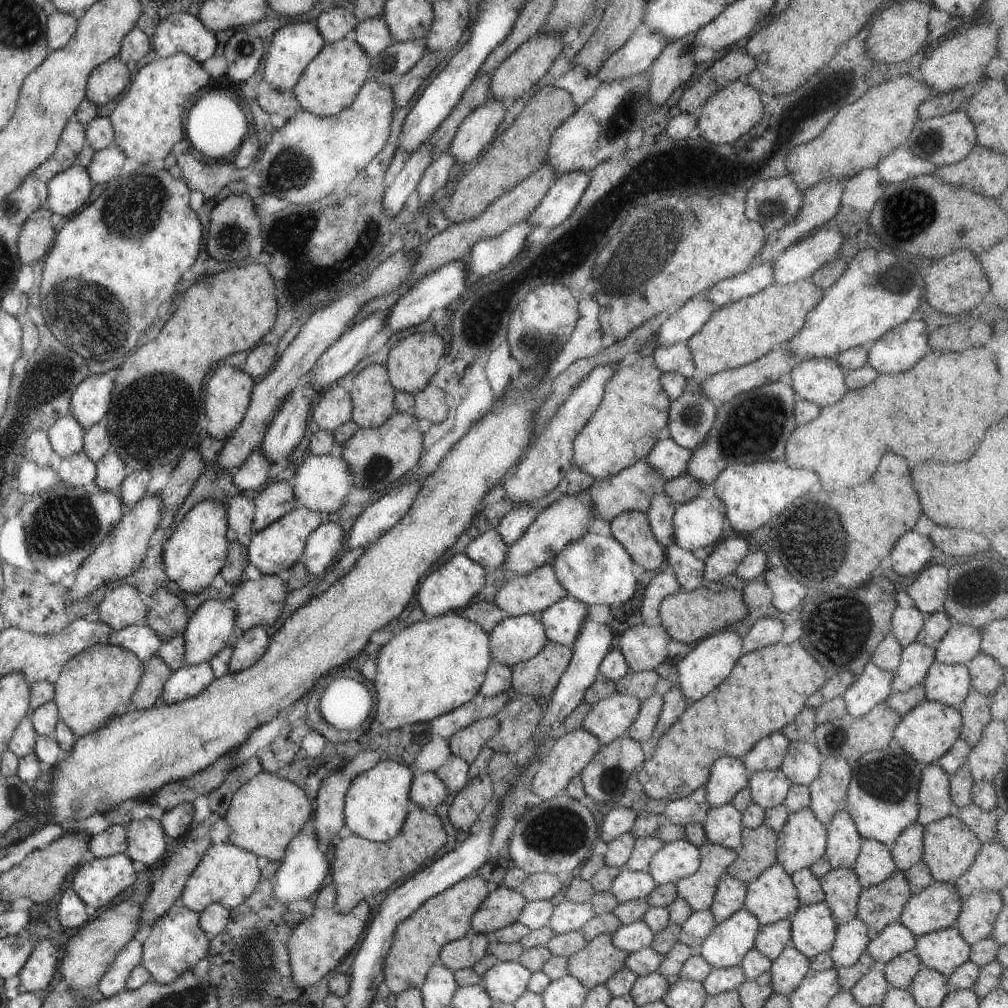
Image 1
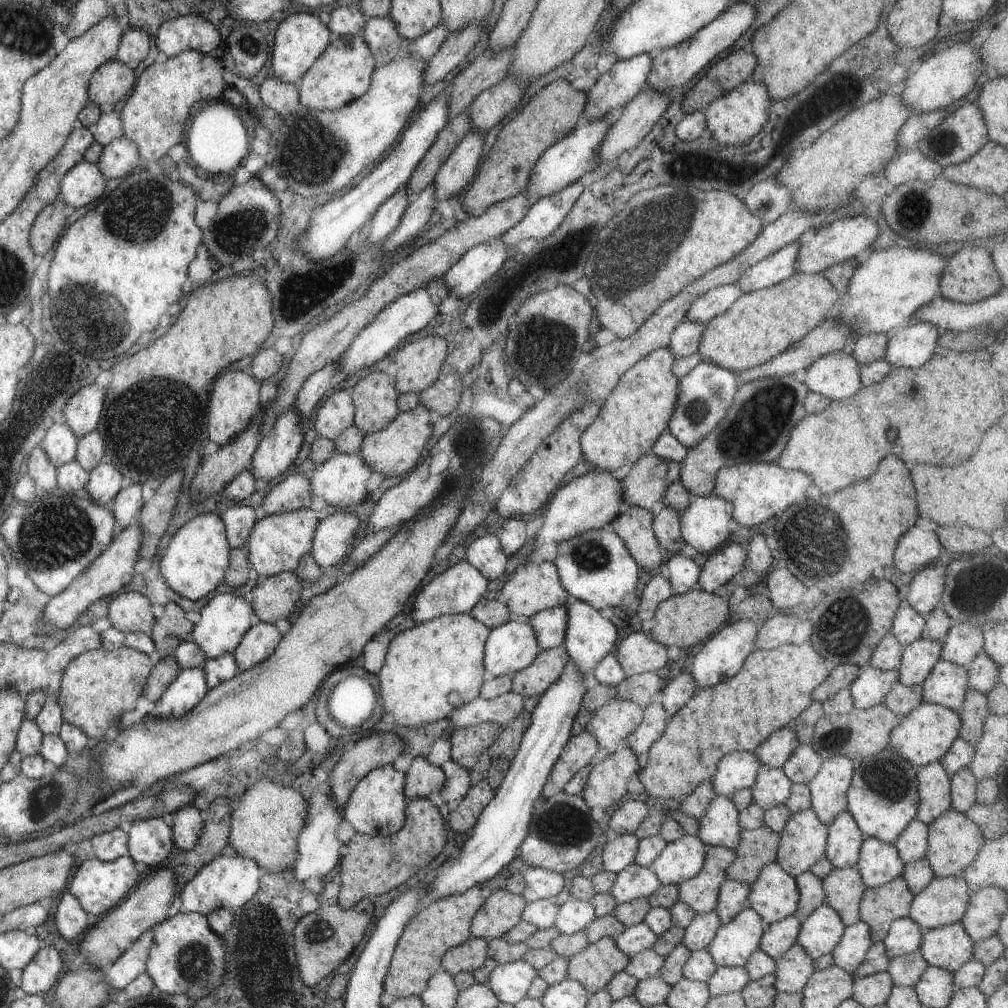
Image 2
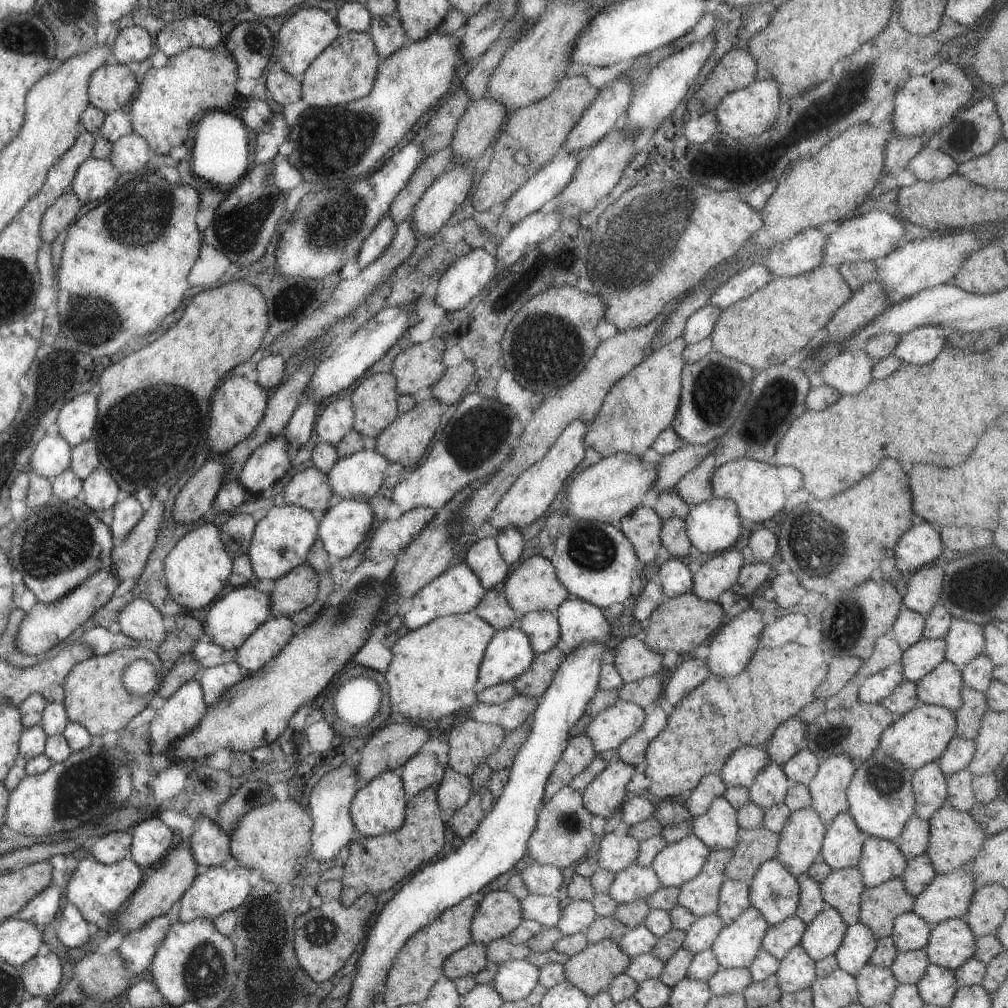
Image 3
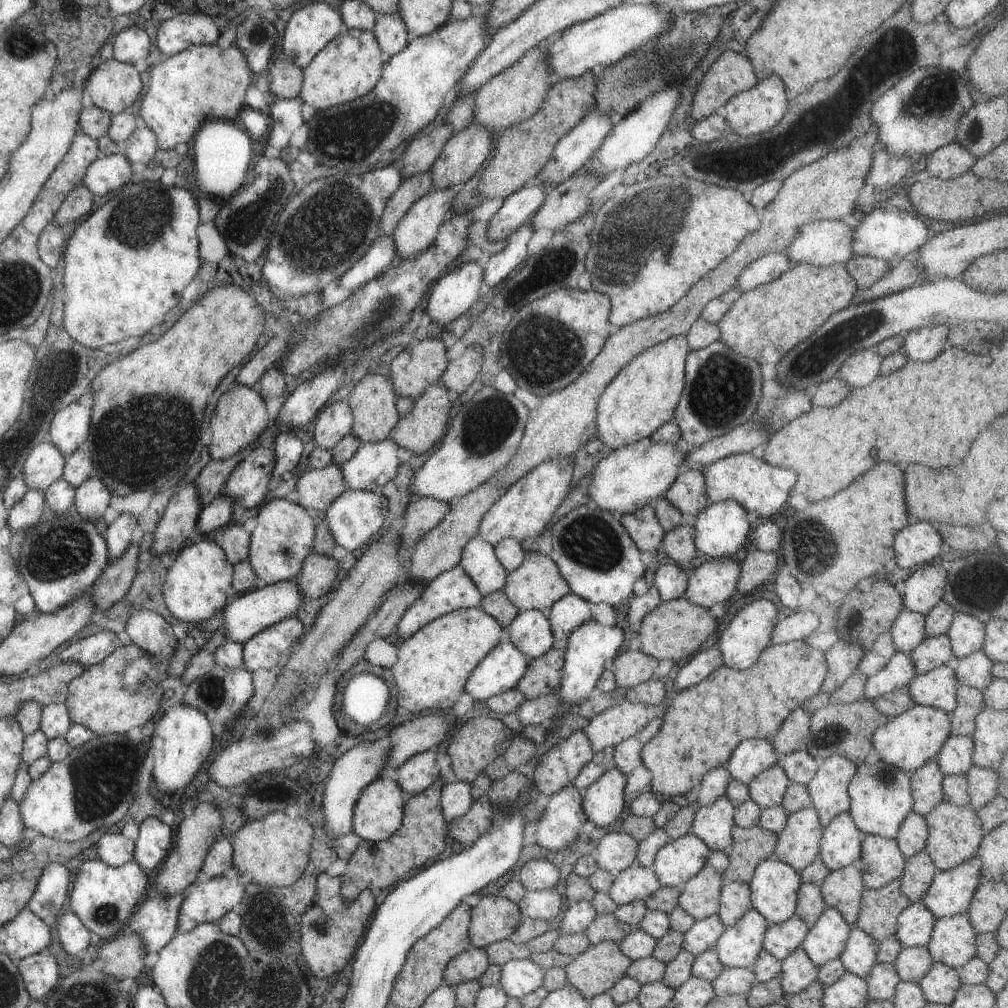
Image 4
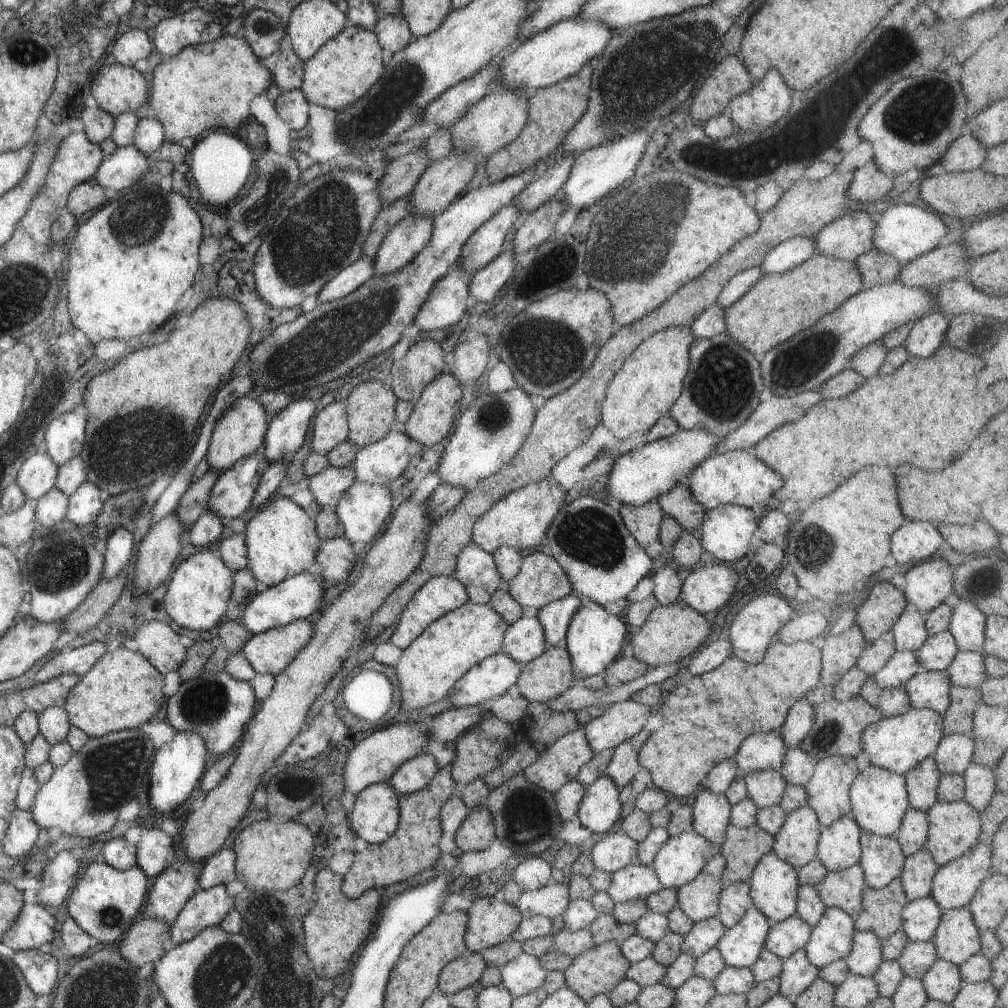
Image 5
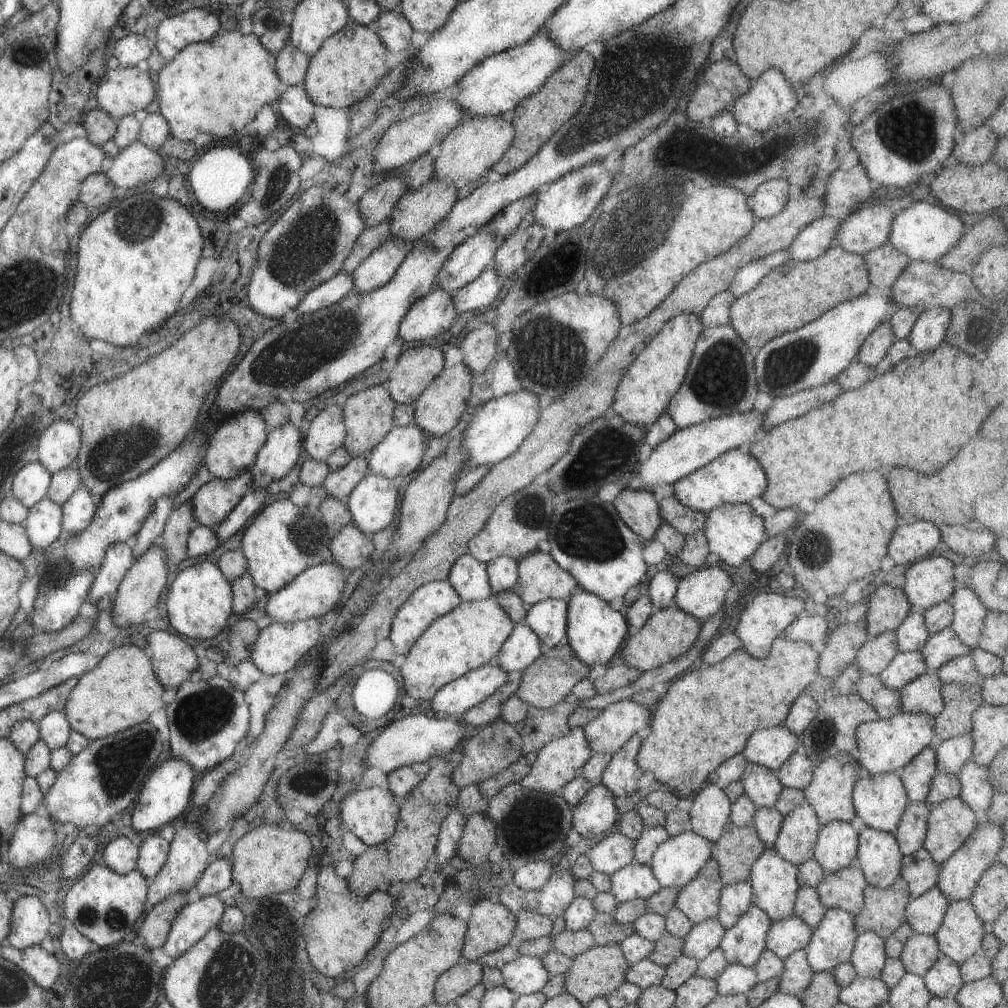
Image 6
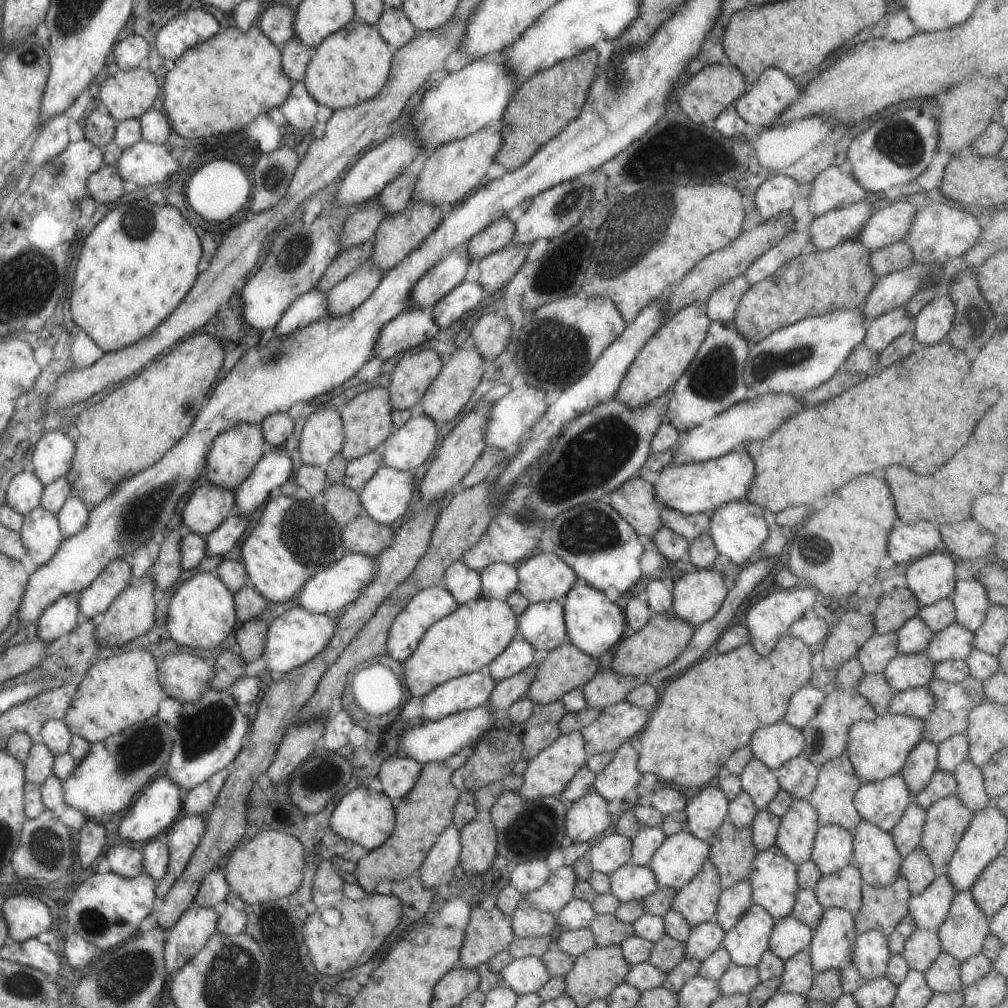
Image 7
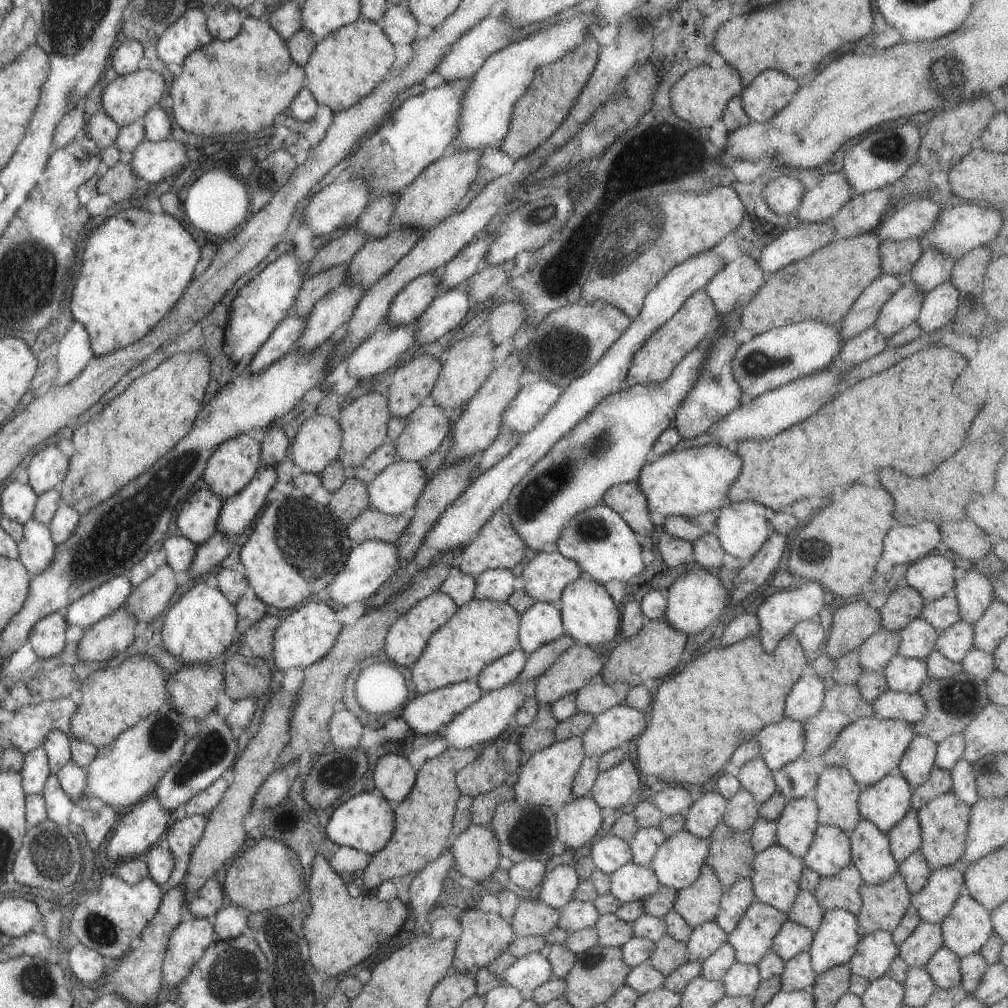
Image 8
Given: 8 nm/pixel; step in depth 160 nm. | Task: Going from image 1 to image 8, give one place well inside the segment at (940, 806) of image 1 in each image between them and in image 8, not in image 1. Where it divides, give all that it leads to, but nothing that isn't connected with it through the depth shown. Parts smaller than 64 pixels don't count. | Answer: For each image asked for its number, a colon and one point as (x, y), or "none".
2: (933, 784)
3: (928, 783)
4: (925, 783)
5: (921, 781)
6: (916, 776)
7: (920, 763)
8: (915, 763)

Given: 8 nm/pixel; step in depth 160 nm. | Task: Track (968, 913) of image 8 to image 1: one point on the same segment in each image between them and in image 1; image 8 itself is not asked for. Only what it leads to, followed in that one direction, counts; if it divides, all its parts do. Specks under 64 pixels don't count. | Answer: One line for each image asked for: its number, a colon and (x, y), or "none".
1: (943, 950)
2: (948, 947)
3: (950, 944)
4: (952, 941)
5: (956, 938)
6: (959, 936)
7: (961, 933)

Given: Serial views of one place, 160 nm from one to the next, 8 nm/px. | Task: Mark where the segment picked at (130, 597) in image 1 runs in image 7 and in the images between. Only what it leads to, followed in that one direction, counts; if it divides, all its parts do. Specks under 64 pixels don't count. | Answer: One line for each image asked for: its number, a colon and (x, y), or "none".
2: (128, 612)
3: (139, 620)
4: (148, 631)
5: (155, 640)
6: (172, 660)
7: (184, 677)

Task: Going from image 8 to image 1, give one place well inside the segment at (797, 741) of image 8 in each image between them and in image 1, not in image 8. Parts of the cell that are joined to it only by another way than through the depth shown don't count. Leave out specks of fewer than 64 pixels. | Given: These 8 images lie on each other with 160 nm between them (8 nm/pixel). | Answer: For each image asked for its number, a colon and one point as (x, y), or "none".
1: (728, 775)
2: (735, 771)
3: (740, 769)
4: (750, 757)
5: (760, 751)
6: (770, 747)
7: (773, 744)

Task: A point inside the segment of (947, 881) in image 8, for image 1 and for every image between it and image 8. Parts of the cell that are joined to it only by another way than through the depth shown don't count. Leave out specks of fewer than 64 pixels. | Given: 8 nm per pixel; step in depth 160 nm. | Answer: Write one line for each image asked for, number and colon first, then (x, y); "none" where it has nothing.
1: (894, 939)
2: (903, 937)
3: (909, 932)
4: (914, 925)
5: (919, 918)
6: (923, 914)
7: (928, 908)

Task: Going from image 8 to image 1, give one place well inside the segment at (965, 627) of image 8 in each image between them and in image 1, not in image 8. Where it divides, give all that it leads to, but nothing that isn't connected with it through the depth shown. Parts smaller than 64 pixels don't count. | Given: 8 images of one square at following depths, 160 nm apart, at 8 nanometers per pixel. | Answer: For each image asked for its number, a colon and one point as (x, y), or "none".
1: (915, 659)
2: (917, 659)
3: (918, 660)
4: (932, 652)
5: (938, 651)
6: (942, 647)
7: (953, 642)

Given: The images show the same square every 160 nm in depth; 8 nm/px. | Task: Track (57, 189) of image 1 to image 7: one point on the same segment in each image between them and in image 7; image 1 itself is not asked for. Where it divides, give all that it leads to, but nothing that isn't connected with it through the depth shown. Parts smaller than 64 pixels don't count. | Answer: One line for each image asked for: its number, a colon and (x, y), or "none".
2: (83, 184)
3: (94, 179)
4: (104, 175)
5: (126, 165)
6: (136, 164)
7: (143, 163)

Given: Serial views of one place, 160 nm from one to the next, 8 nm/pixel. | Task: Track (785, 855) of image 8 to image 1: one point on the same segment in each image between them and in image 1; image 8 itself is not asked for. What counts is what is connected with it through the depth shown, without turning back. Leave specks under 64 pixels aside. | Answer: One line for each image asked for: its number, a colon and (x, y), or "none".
1: (770, 897)
2: (772, 896)
3: (773, 892)
4: (773, 886)
5: (773, 885)
6: (773, 881)
7: (772, 878)

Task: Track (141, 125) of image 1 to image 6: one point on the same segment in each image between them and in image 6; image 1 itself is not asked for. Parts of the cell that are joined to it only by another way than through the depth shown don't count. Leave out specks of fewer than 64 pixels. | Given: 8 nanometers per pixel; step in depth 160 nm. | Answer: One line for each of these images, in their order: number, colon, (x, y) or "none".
2: (152, 116)
3: (170, 97)
4: (200, 83)
5: (208, 85)
6: (218, 85)

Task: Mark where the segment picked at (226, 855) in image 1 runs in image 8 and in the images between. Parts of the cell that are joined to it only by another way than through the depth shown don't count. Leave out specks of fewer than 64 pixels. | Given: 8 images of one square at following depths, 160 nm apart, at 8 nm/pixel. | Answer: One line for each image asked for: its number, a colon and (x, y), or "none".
2: (227, 882)
3: (217, 890)
4: (206, 903)
5: (206, 907)
6: (196, 918)
7: (184, 939)
8: (188, 940)

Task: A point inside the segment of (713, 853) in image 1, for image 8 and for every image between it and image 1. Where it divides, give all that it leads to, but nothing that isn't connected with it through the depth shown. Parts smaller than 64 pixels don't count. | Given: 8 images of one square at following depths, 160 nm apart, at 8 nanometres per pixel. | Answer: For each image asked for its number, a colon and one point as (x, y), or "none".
2: (700, 892)
3: (699, 895)
4: (698, 897)
5: (698, 899)
6: (698, 900)
7: (696, 900)
8: (697, 903)

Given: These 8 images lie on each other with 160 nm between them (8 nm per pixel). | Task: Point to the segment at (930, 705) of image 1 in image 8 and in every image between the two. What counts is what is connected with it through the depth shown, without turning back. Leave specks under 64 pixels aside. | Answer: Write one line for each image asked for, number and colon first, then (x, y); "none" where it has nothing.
2: (925, 735)
3: (920, 736)
4: (913, 738)
5: (896, 744)
6: (882, 746)
7: (877, 748)
8: (868, 748)

